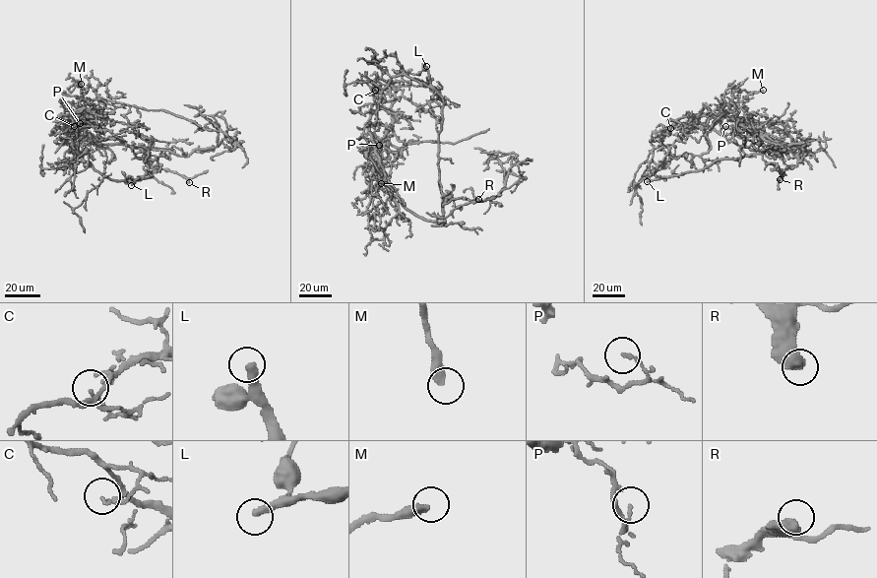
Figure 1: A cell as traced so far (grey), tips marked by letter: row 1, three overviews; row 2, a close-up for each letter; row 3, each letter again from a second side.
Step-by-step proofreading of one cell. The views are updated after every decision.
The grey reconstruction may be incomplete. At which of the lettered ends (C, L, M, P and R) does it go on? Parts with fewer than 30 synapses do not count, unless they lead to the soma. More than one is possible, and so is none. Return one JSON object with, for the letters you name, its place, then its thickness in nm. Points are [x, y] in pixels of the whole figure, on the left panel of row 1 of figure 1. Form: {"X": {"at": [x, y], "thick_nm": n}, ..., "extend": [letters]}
{"L": {"at": [131, 185], "thick_nm": 360}, "M": {"at": [81, 84], "thick_nm": 400}, "extend": ["L", "M"]}

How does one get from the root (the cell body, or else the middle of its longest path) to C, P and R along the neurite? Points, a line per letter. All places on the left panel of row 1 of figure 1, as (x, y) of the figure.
C: (102, 144), (85, 133), (83, 118), (78, 114), (93, 111), (93, 120), (74, 126)
P: (102, 144), (87, 134), (80, 135), (69, 130), (75, 123), (80, 123)
R: (102, 144), (141, 149), (152, 166), (176, 172), (189, 182)

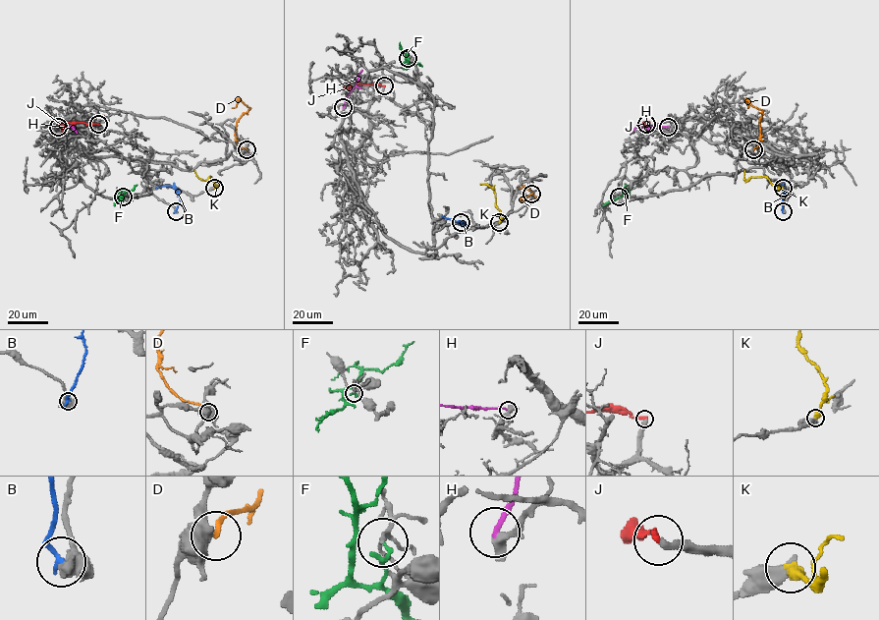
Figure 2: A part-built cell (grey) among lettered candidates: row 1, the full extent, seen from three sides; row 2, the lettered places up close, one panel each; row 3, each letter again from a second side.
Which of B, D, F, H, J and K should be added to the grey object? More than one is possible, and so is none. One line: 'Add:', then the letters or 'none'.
Add: none

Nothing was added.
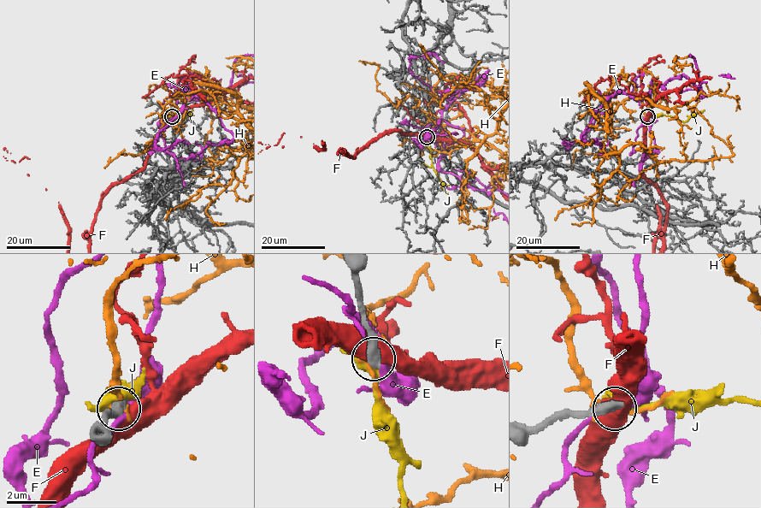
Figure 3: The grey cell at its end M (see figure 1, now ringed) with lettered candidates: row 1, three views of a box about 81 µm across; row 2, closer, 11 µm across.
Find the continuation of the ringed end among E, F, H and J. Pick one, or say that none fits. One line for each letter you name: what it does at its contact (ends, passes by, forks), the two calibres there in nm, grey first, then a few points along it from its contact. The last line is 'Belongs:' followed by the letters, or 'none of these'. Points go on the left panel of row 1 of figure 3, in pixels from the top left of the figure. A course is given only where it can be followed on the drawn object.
Belongs: none of these

